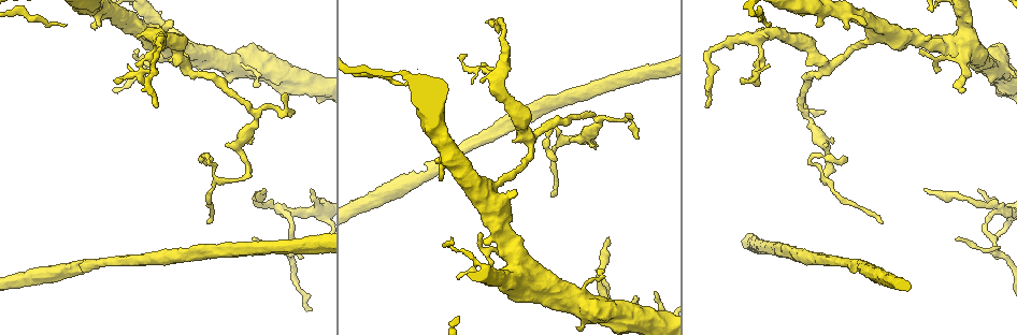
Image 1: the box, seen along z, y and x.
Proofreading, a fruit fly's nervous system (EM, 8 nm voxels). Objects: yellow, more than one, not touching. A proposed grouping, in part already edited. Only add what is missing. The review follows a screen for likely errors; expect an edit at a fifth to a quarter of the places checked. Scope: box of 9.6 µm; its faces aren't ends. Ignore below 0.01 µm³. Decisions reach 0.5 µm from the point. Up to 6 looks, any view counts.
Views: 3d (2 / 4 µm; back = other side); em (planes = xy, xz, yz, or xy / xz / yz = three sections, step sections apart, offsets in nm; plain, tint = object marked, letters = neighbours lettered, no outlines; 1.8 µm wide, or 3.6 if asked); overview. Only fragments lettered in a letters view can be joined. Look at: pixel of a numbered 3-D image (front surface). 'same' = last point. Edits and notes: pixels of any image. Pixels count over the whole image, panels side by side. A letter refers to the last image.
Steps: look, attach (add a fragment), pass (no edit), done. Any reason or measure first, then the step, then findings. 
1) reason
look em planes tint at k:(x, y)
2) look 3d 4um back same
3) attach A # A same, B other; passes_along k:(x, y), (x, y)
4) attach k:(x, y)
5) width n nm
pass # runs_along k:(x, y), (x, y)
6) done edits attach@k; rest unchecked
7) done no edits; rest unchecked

an open end
look em planes letters at 1:(978, 188)

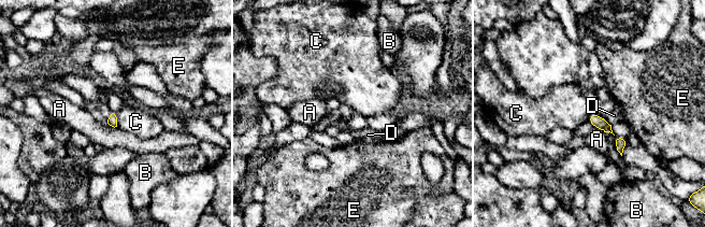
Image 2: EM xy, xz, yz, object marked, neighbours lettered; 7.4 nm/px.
pass # A other, B other, C other, D other, E other; border 2:(114, 114), (117, 126); no lettered fragment goes on from it

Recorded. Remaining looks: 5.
thin end
look 3d 4um at 1:(925, 188)

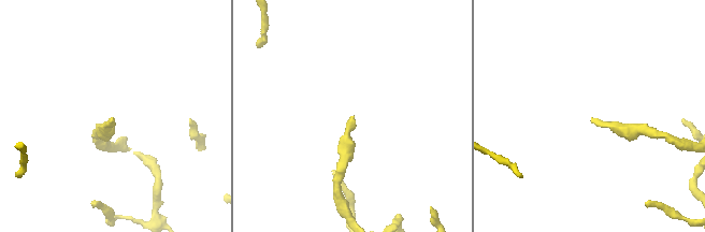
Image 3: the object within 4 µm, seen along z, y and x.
shape alone is not enough
look em planes plain at 3:(593, 120)

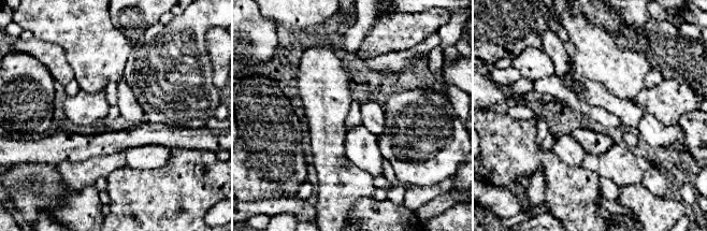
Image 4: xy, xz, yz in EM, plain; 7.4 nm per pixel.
see the neighbours
look em planes letters same

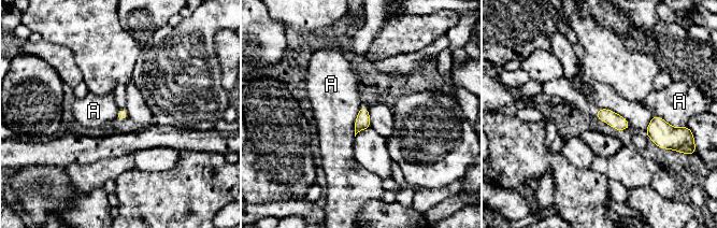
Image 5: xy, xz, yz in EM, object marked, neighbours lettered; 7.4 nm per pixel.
pass # A other; border 5:(359, 109), (356, 115), (354, 136); none of them fits

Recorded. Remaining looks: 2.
done no edits; rest unchecked

